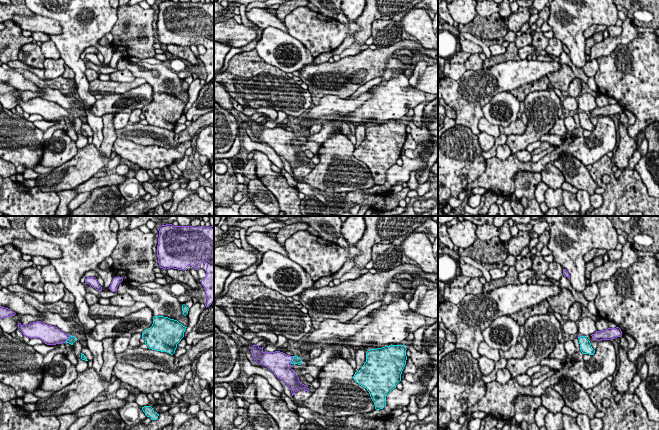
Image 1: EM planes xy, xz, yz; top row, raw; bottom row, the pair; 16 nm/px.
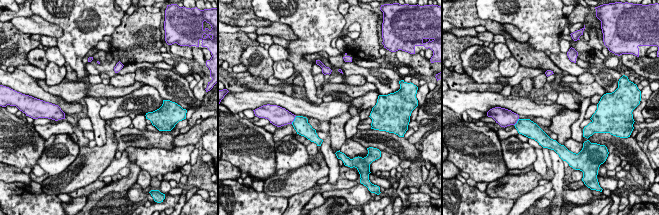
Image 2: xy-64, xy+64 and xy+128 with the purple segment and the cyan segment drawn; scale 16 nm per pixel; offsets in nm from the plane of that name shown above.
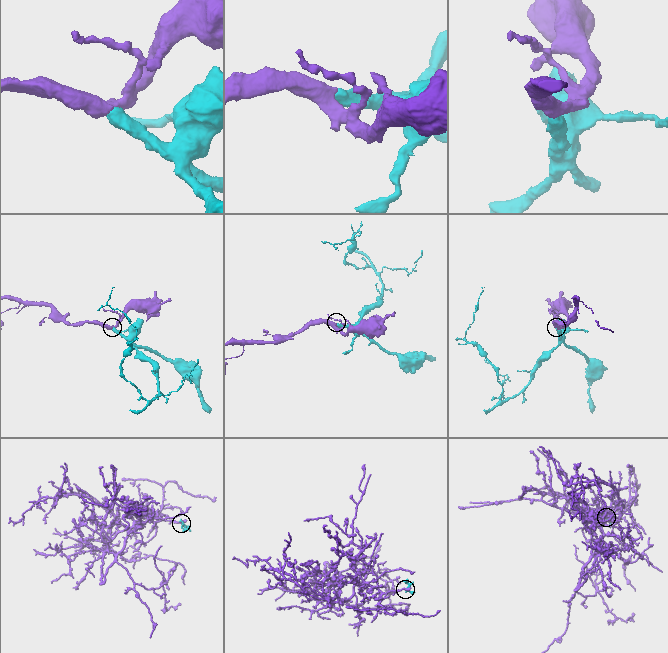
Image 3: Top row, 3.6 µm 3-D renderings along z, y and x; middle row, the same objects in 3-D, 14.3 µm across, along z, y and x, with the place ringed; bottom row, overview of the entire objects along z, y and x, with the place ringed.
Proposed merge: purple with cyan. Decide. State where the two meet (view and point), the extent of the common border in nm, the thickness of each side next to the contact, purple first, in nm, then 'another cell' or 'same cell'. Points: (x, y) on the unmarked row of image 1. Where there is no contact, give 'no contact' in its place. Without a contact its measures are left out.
contact xy (67, 115); length 160 nm; calibres 300 and 120 nm; same cell

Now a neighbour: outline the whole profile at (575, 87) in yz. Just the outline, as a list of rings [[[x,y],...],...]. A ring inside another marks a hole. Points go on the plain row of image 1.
[[[574,78],[569,84],[569,88],[567,90],[568,96],[578,97],[582,91],[582,81],[579,78]]]

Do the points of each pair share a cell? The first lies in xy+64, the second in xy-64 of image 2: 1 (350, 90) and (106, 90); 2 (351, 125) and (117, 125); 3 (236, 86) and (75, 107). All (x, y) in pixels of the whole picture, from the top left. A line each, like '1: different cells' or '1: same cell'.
1: same cell
2: same cell
3: different cells

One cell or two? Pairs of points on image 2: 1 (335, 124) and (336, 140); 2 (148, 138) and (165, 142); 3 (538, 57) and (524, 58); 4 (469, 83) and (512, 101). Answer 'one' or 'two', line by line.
1: one
2: one
3: one
4: two

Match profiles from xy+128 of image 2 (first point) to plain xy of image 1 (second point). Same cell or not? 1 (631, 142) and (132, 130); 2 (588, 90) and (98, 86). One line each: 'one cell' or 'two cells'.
1: one cell
2: one cell

